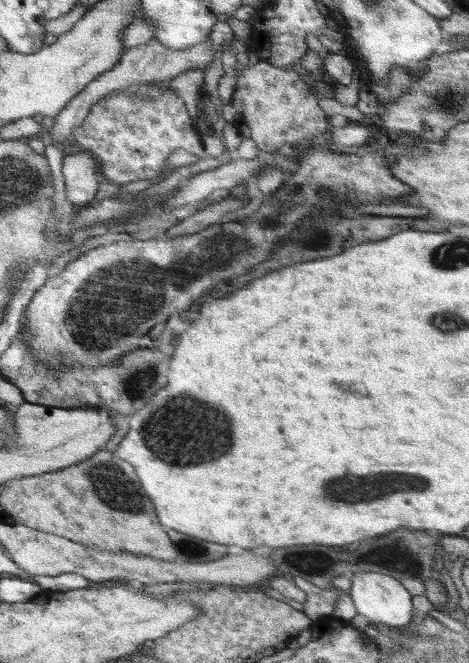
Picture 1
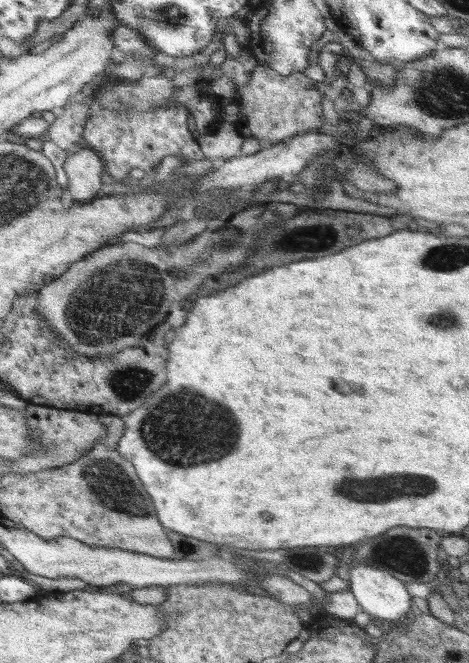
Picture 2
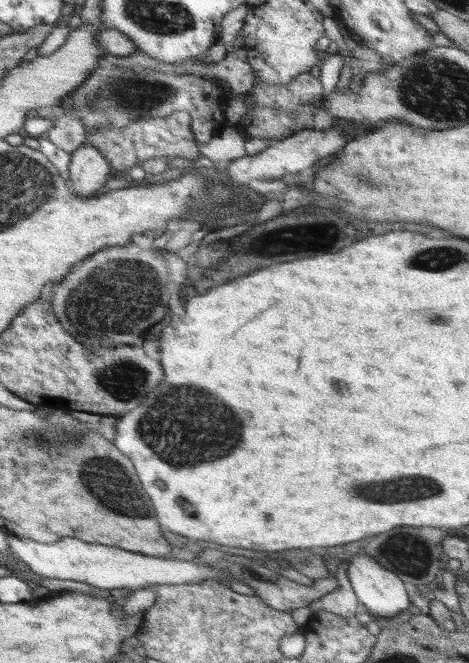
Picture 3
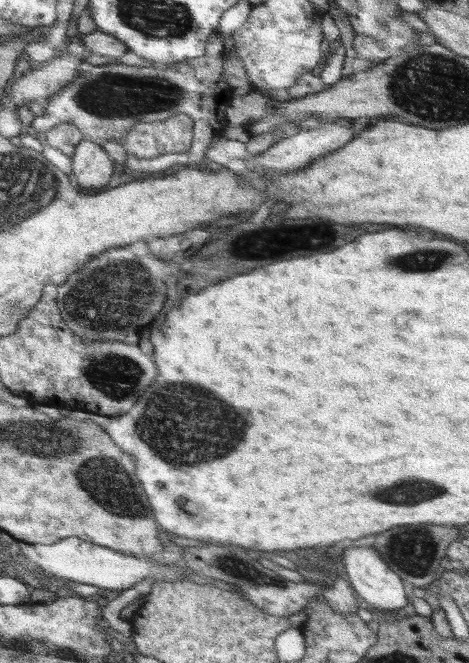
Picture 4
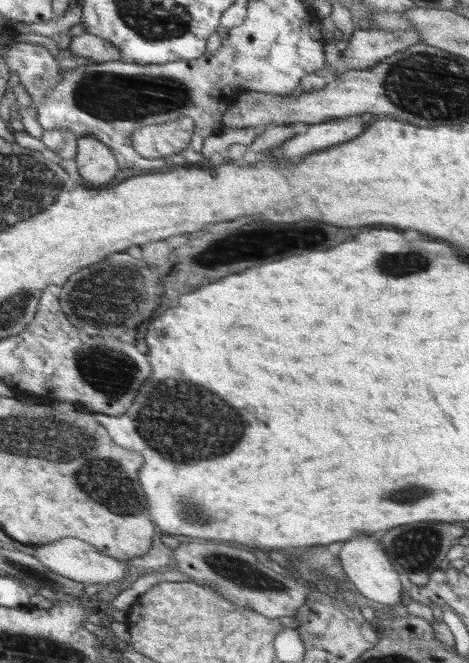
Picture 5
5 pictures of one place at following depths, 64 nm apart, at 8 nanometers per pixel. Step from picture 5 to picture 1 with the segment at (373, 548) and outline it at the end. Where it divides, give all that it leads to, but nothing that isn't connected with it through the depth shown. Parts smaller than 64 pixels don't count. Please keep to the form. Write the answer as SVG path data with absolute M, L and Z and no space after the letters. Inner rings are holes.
M357 572L352 574L350 579L351 589L348 593L354 601L357 614L366 616L371 624L381 622L390 626L393 631L404 631L405 627L414 620L415 609L412 606L412 595L399 580L377 572Z

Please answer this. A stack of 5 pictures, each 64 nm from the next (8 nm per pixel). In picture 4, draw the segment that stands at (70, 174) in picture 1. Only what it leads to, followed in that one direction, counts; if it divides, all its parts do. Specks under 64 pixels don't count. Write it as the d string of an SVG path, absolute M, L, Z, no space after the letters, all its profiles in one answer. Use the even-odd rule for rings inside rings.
M82 139L71 157L73 184L81 191L103 190L114 172L114 162L102 145Z

